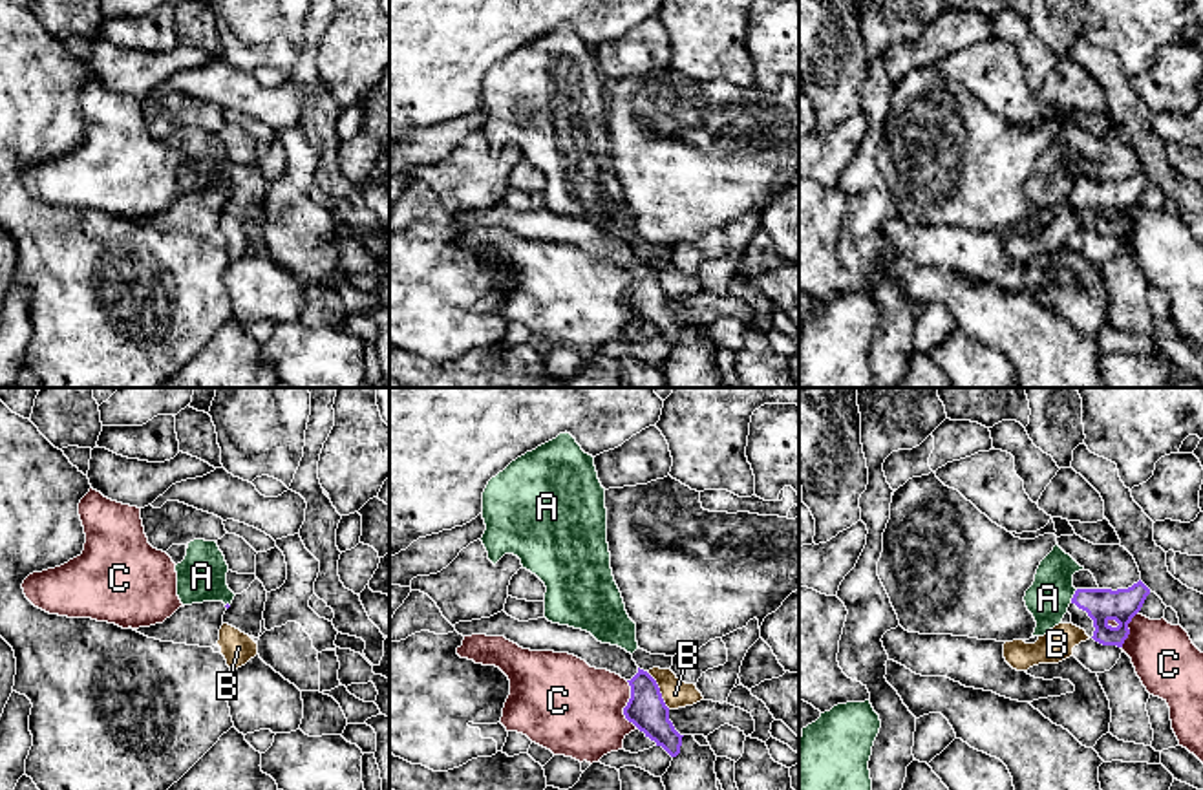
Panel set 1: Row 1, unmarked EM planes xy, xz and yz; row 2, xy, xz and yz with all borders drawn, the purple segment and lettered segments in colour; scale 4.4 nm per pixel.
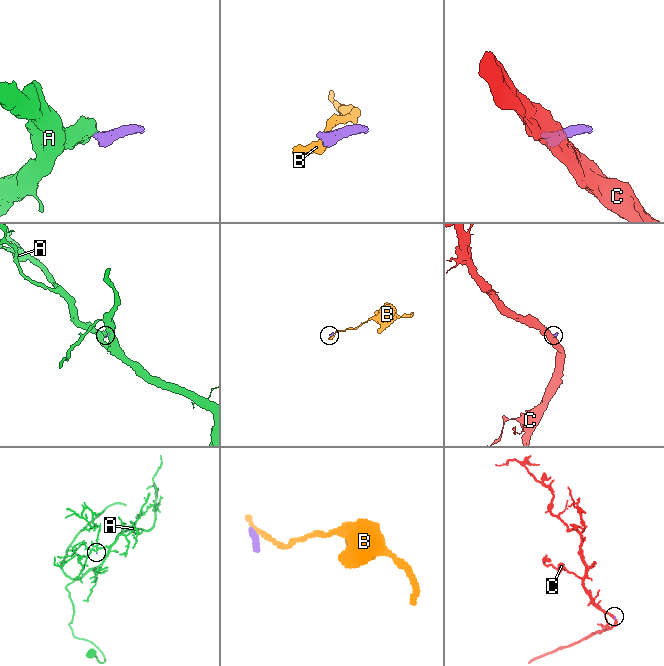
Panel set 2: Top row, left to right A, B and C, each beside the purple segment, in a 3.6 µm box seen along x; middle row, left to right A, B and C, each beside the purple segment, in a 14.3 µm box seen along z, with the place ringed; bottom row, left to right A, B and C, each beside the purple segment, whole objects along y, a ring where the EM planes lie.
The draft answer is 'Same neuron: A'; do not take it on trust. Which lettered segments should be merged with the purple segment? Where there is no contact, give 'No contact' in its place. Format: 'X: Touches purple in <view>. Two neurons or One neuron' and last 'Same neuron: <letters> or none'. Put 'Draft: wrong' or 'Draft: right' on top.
Draft: wrong
A: Touches purple in yz. Two neurons
B: Touches purple in xz. Two neurons
C: Touches purple in xz. Two neurons
Same neuron: none

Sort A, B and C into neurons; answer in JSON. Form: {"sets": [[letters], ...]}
{"sets": [["A"], ["B"], ["C"]]}

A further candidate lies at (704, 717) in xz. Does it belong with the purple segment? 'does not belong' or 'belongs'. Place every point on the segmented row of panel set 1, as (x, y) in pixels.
does not belong

